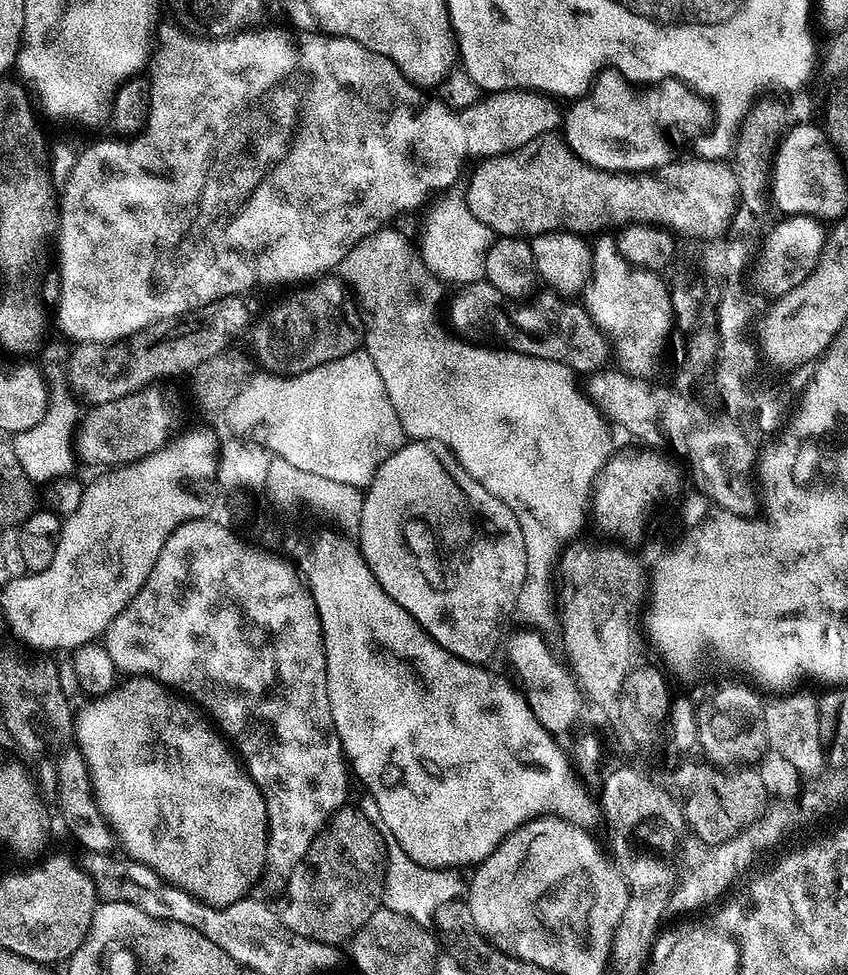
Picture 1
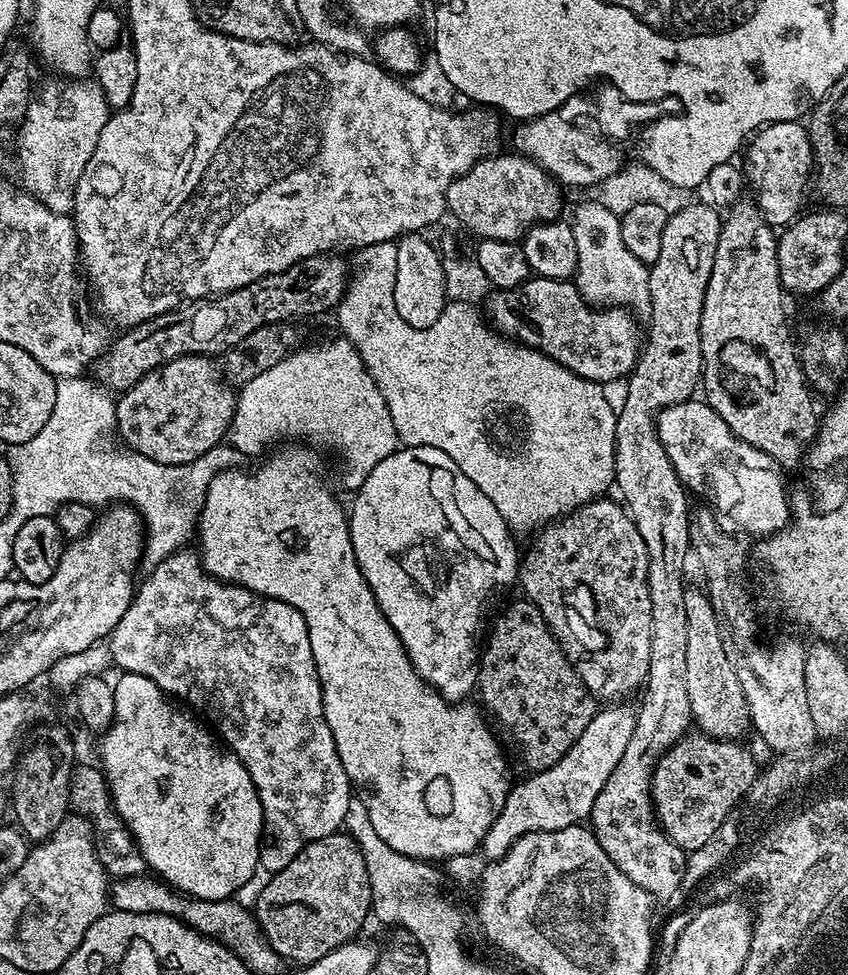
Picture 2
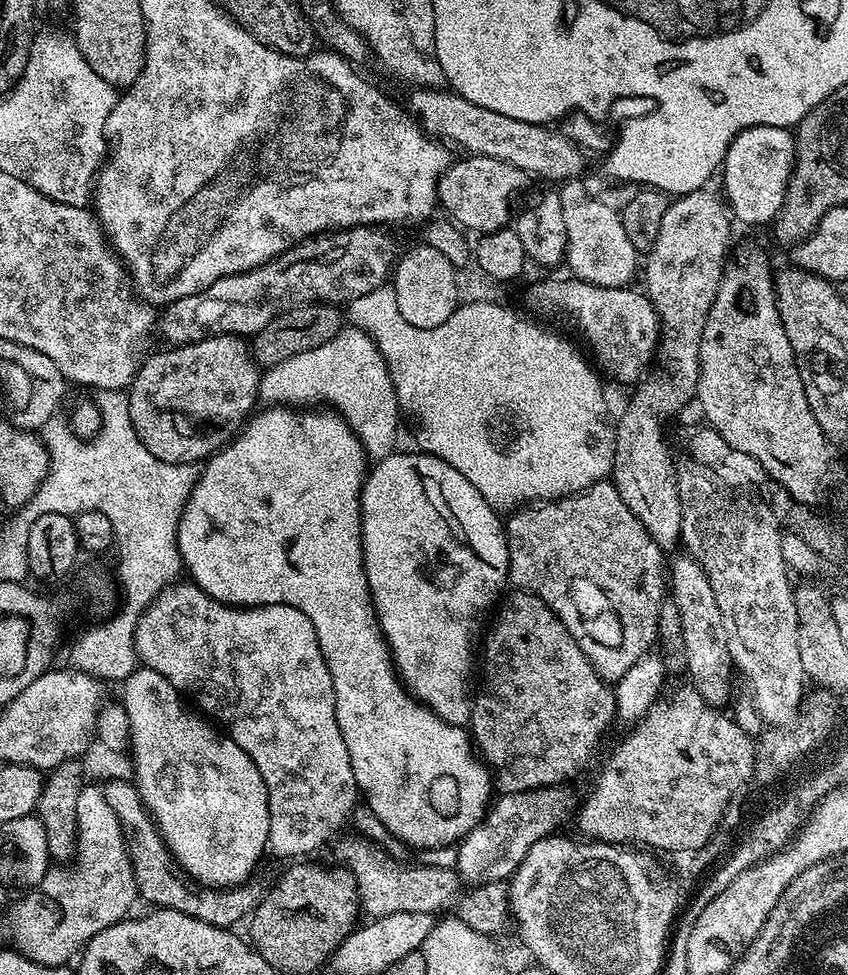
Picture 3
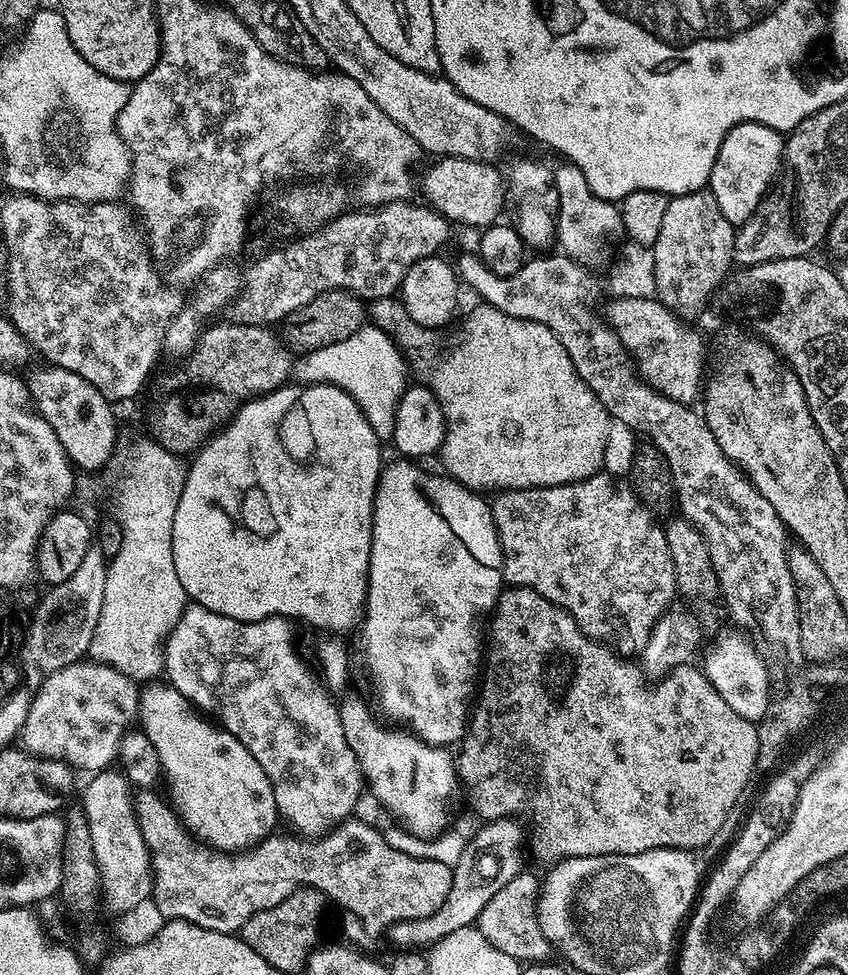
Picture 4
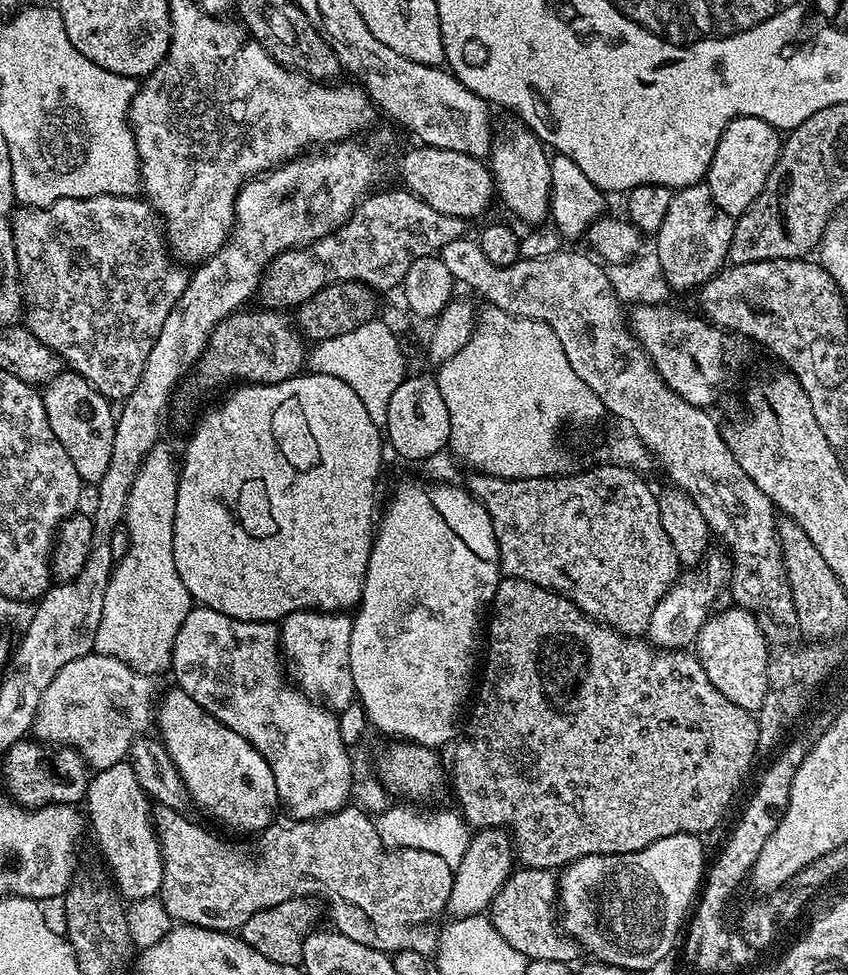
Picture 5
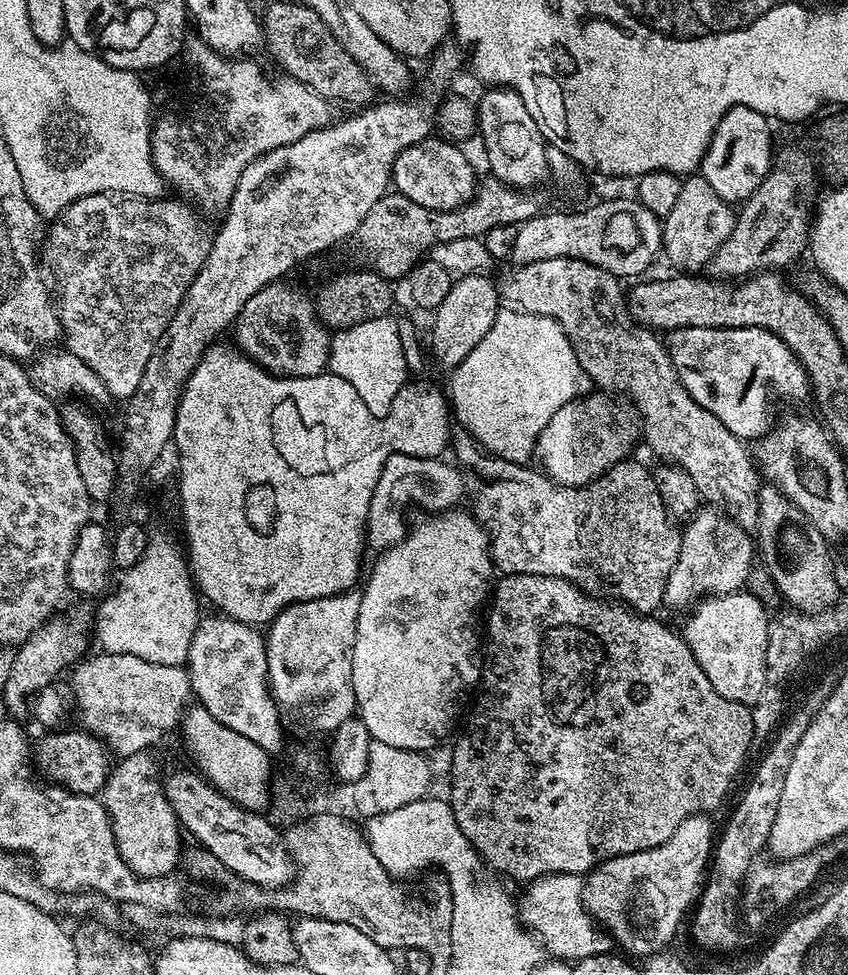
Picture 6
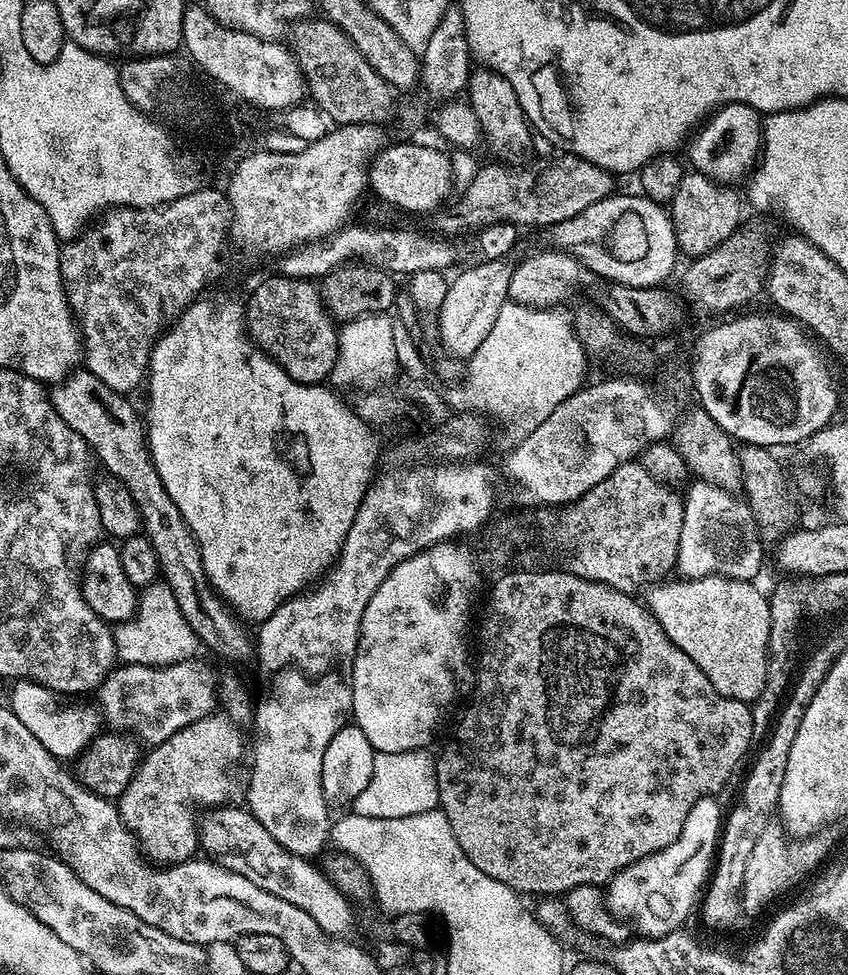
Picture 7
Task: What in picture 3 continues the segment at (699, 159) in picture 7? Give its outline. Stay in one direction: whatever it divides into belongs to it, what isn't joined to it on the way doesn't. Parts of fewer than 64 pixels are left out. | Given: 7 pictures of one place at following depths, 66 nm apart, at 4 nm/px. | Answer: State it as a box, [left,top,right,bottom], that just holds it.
[722,126,796,225]

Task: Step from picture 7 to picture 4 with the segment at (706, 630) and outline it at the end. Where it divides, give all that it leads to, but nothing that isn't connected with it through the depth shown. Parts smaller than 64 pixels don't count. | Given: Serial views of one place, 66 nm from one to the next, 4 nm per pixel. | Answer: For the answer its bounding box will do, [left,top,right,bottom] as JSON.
[702,635,770,722]

